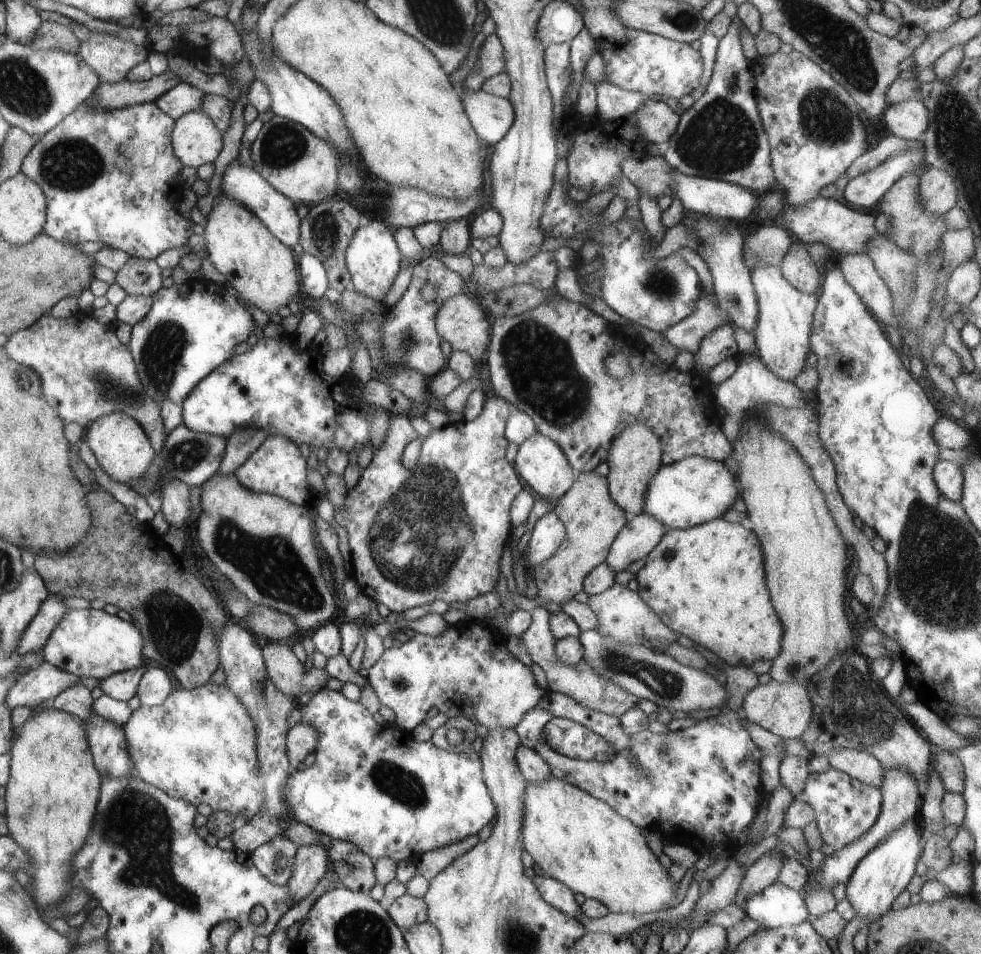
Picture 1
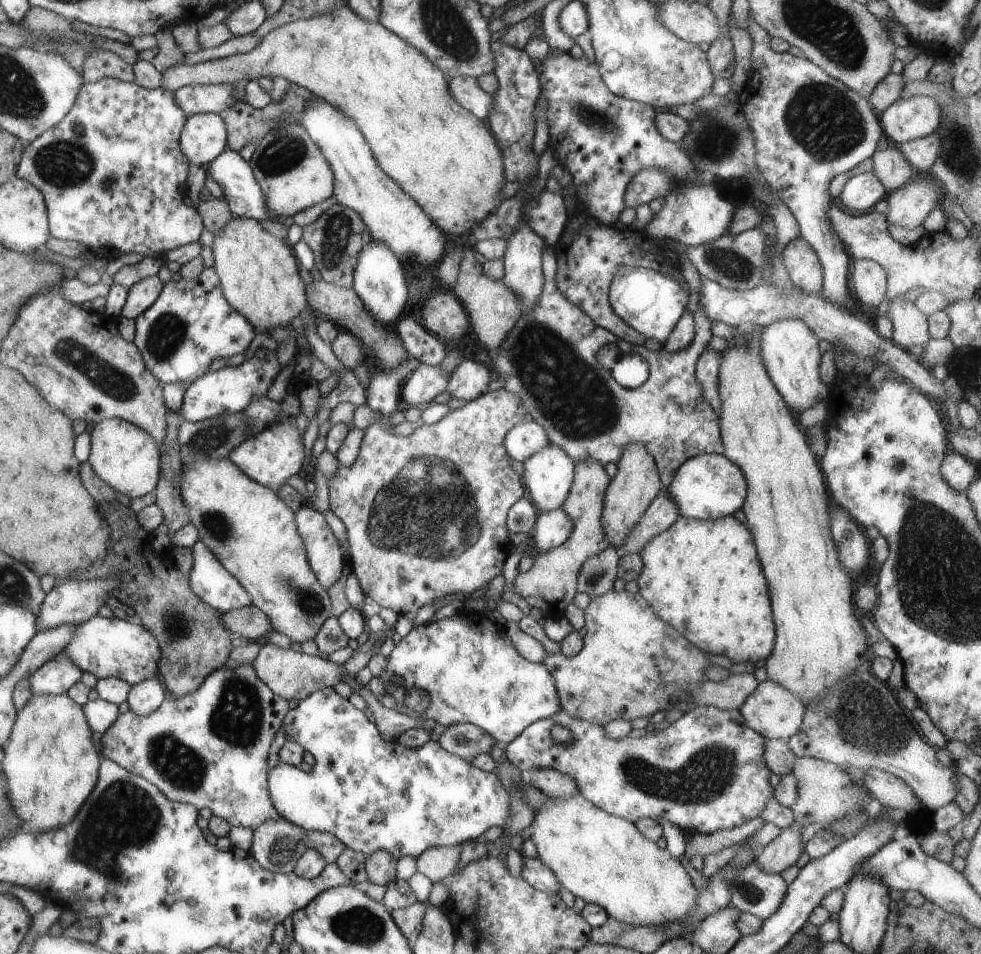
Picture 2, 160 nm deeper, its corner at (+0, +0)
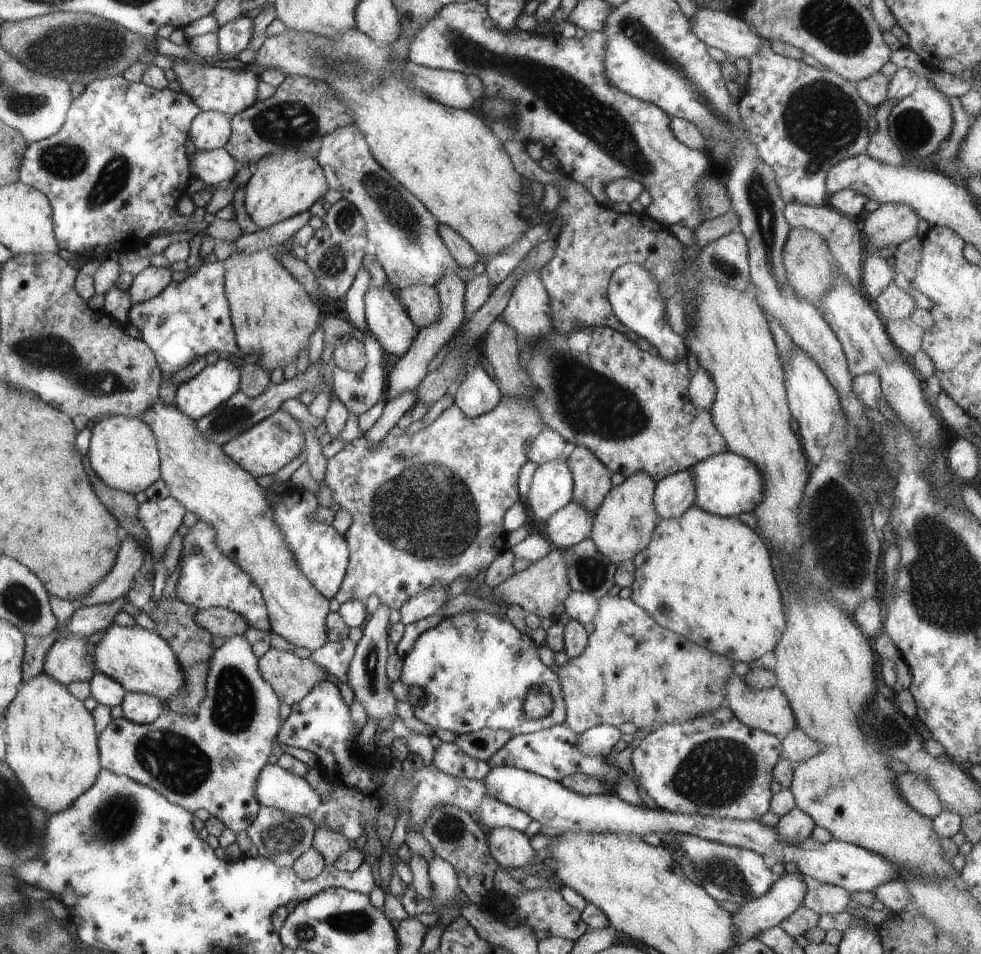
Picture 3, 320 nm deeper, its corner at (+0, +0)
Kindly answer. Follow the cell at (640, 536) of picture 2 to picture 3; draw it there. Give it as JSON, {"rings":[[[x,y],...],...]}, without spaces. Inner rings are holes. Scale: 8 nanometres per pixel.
{"rings":[[[690,469],[684,470],[656,483],[653,502],[659,519],[680,517],[693,507],[696,488],[690,474]]]}

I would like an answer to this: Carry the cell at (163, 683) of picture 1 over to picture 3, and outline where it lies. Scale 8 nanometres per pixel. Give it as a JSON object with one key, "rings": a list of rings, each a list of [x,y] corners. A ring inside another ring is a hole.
{"rings":[[[127,691],[122,701],[123,717],[139,725],[152,724],[163,712],[156,697]]]}

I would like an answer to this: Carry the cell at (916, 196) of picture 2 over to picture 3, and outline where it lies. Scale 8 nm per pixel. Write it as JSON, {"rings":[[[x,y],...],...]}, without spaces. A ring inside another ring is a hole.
{"rings":[[[884,204],[868,214],[862,226],[864,246],[869,255],[880,252],[880,246],[898,247],[917,235],[918,212],[906,204]]]}

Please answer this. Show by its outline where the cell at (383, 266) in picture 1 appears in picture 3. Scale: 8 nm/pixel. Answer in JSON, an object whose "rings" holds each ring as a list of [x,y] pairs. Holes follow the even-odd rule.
{"rings":[[[388,282],[381,288],[368,286],[365,320],[385,353],[401,358],[410,350],[420,328],[406,314],[396,292]]]}

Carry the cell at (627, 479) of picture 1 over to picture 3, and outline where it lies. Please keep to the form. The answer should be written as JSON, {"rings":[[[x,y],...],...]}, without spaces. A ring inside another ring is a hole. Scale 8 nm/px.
{"rings":[[[636,472],[608,492],[595,514],[589,539],[603,556],[617,566],[624,560],[633,560],[652,540],[652,534],[660,520],[654,510],[655,486],[656,482],[646,472]]]}

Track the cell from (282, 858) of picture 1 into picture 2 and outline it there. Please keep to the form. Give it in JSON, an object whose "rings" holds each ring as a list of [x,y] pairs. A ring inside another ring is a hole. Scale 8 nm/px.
{"rings":[[[285,819],[266,820],[253,831],[249,852],[268,872],[292,873],[300,856],[307,850],[302,832],[303,828]]]}

